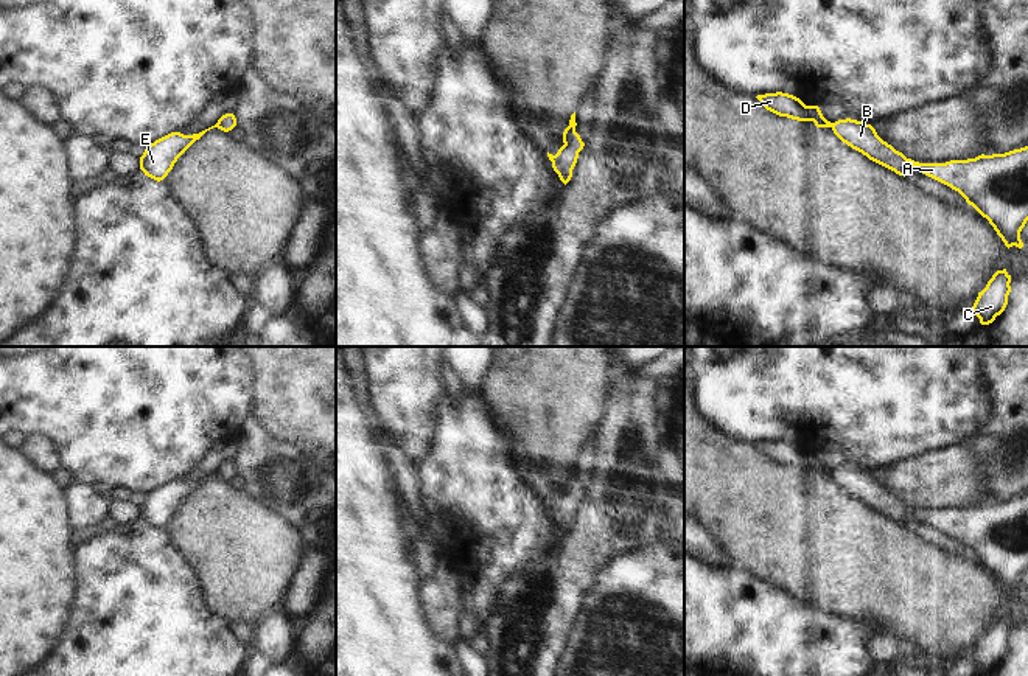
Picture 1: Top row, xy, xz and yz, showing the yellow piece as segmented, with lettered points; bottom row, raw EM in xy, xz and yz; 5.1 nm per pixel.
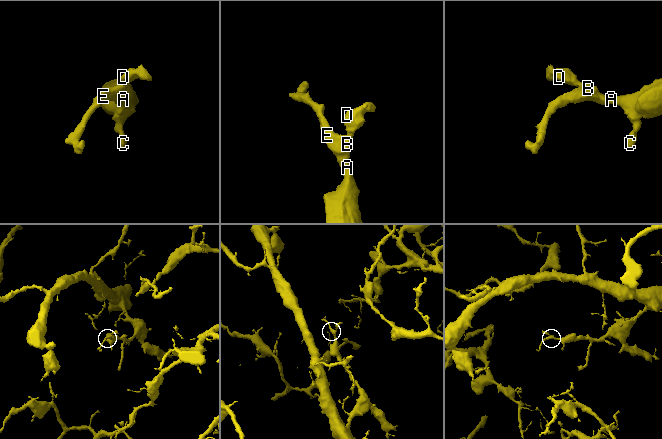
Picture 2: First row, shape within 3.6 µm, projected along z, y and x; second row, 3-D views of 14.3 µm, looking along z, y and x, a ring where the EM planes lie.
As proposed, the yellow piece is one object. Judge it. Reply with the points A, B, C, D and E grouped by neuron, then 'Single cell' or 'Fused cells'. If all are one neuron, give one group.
Groups: A B C D E. Single cell.

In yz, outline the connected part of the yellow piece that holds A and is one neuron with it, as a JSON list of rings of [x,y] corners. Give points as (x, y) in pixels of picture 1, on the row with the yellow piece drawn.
[[[782,92],[756,98],[779,117],[830,127],[843,143],[899,176],[905,177],[905,168],[914,166],[919,172],[958,191],[989,221],[1008,249],[1023,247],[1020,232],[1028,221],[1028,146],[967,160],[919,163],[883,141],[871,124],[851,118],[830,123],[818,106],[806,106],[799,98]]]

